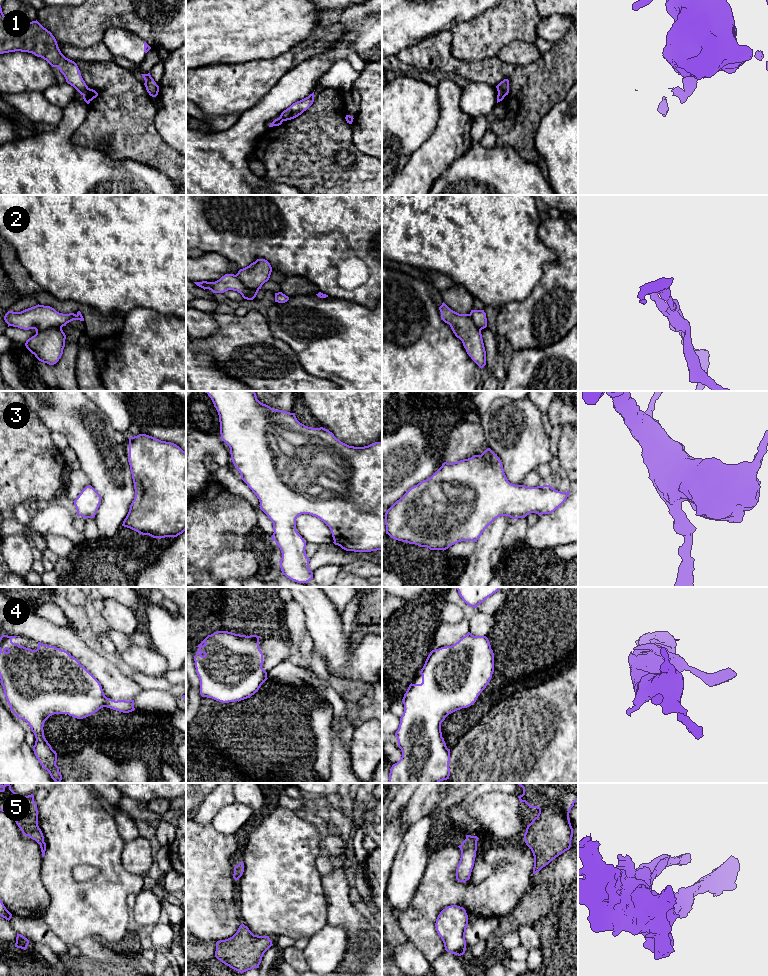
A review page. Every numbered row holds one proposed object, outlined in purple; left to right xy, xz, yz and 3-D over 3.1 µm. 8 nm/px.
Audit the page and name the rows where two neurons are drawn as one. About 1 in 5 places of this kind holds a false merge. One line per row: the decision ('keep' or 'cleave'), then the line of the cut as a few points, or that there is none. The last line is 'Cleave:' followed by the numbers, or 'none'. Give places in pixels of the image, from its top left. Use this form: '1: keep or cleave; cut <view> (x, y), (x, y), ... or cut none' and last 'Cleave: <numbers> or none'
1: cleave; cut xy (89, 88), (83, 95)
2: keep; cut none
3: keep; cut none
4: keep; cut none
5: keep; cut none
Cleave: 1

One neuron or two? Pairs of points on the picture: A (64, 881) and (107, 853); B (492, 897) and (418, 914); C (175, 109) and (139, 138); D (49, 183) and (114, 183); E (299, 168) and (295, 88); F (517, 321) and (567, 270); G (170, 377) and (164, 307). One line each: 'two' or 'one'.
A: one
B: one
C: two
D: one
E: two
F: one
G: two

